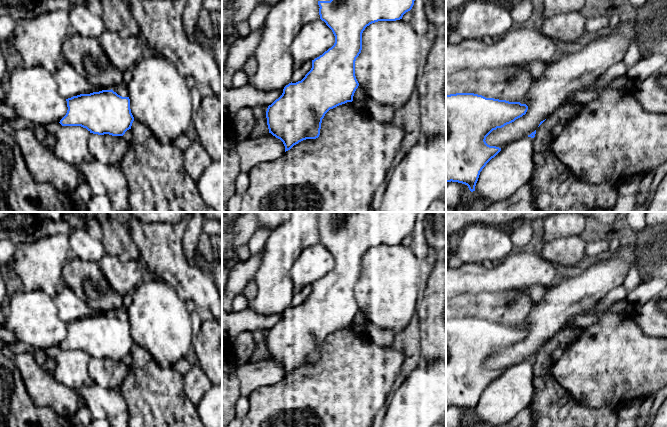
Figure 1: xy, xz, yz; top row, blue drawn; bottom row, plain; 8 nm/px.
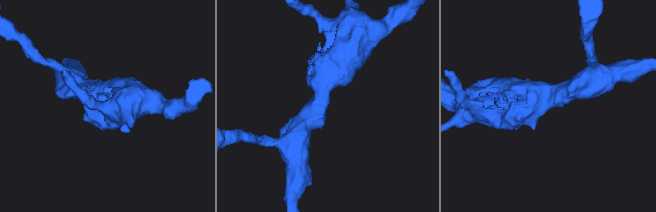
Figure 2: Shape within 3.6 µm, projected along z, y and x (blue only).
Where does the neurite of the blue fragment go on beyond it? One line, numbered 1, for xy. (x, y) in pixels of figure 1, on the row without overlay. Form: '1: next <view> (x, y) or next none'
1: next none

